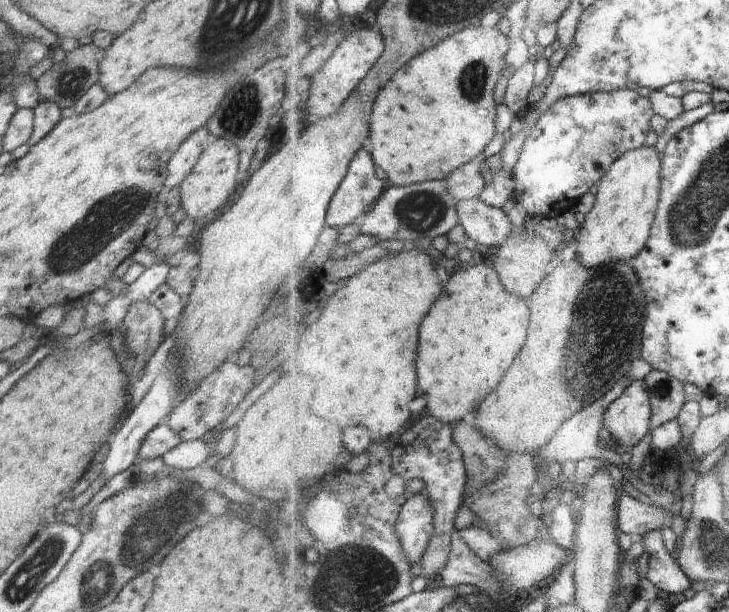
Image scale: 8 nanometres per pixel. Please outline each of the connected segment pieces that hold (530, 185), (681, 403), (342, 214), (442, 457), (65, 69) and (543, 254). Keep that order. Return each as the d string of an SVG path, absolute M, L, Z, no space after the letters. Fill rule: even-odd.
M631 89L613 93L600 92L593 96L571 95L556 102L549 113L542 116L526 140L525 150L512 173L515 182L514 200L528 202L526 206L530 214L534 214L534 221L543 220L546 223L552 223L561 214L575 210L580 198L586 196L592 186L599 185L624 154L646 145L648 132L653 128L654 116L651 98L644 98Z
M654 369L644 380L653 403L652 429L677 420L687 404L685 383L659 369Z
M361 150L350 166L350 178L342 182L341 189L329 209L327 225L338 229L352 224L377 203L384 195L384 181L376 174L376 162L368 150Z
M426 416L399 439L398 446L392 448L396 472L400 474L400 477L404 476L404 468L408 466L410 470L408 476L424 478L428 482L428 489L425 493L430 496L437 511L436 531L422 561L422 571L423 576L429 580L431 585L438 584L450 561L454 539L457 537L456 518L461 507L464 506L466 480L468 480L464 452L454 440L452 424L444 424L442 420L434 416ZM414 440L416 440L416 452L414 452Z
M95 45L79 46L76 50L66 53L66 58L59 64L55 64L35 82L39 104L42 102L54 102L61 110L70 109L76 102L99 80L99 63L103 60L105 51Z
M525 226L517 229L513 236L499 248L494 261L506 289L524 299L530 298L542 286L542 282L546 280L551 270L550 264L553 266L556 260L558 261L556 252L552 252L548 242L542 236L533 235L529 226Z

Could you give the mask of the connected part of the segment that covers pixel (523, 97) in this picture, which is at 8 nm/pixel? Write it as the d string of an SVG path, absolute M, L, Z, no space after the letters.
M530 58L530 61L522 66L510 80L505 100L516 116L520 116L520 112L528 106L526 102L529 101L532 90L537 86L535 64L535 59Z

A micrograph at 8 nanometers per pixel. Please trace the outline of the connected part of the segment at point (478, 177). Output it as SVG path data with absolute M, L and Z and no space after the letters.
M479 155L472 163L466 164L462 169L456 170L448 179L450 193L460 201L481 199L487 188L482 172L486 157Z

